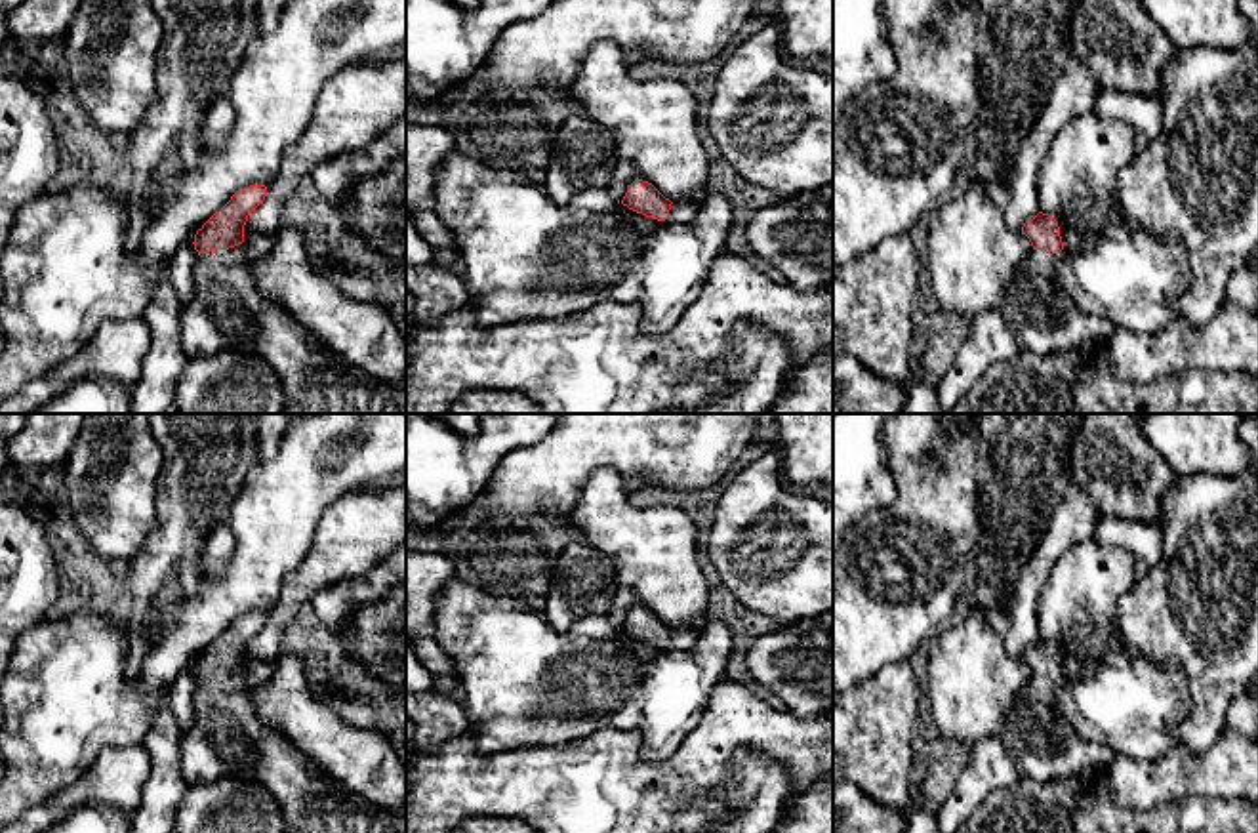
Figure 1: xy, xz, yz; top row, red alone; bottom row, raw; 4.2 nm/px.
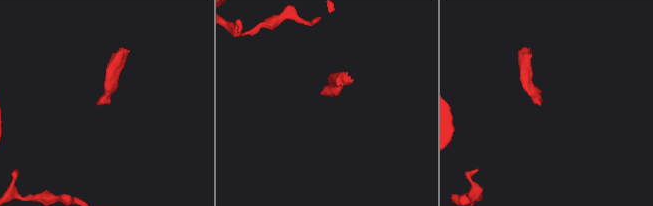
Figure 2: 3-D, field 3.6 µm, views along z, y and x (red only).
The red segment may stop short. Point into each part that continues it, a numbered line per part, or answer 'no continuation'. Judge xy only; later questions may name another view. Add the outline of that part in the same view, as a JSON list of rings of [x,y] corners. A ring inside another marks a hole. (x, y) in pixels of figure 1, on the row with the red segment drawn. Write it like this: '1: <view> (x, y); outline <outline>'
1: xy (227, 309); outline [[[252,234],[246,242],[198,255],[194,294],[179,316],[181,345],[189,358],[204,358],[223,349],[259,355],[276,374],[284,393],[282,414],[406,414],[406,391],[375,379],[328,349],[280,303],[257,288],[254,263],[269,257],[274,236]]]

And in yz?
1: yz (1043, 319); outline [[[1031,250],[1014,269],[995,307],[1022,351],[1039,355],[1075,347],[1102,347],[1115,326],[1085,315],[1056,276],[1056,254]]]

